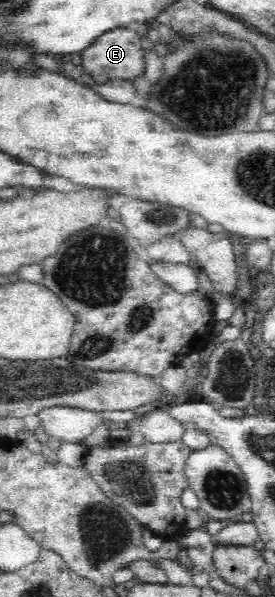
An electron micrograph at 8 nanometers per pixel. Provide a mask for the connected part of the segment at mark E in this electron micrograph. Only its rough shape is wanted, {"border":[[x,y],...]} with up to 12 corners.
{"border":[[138,33],[101,34],[82,52],[95,85],[144,75]]}

